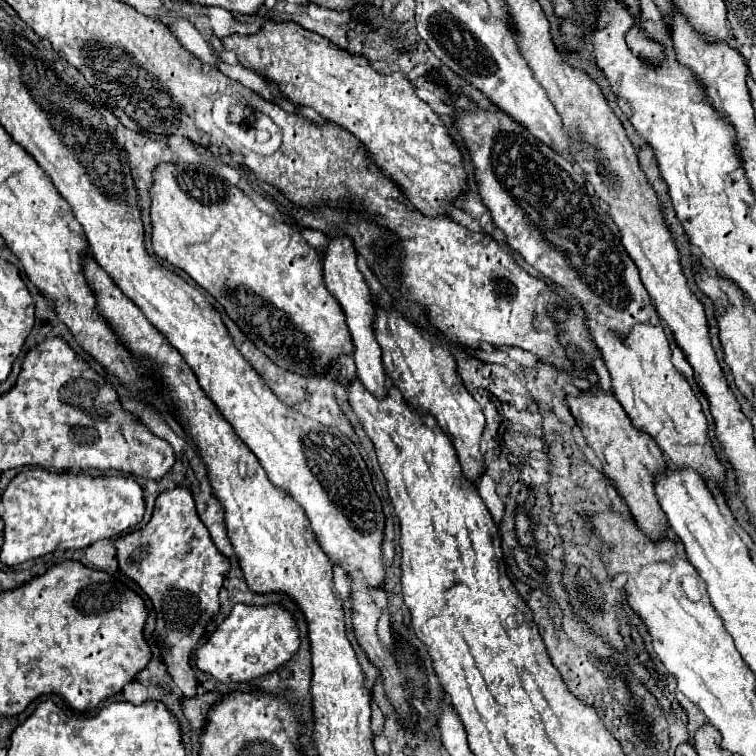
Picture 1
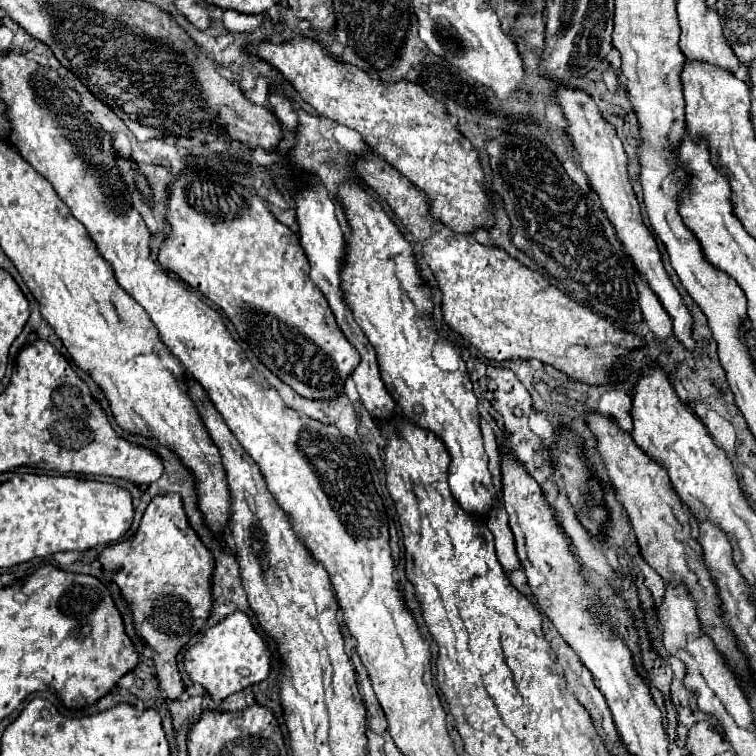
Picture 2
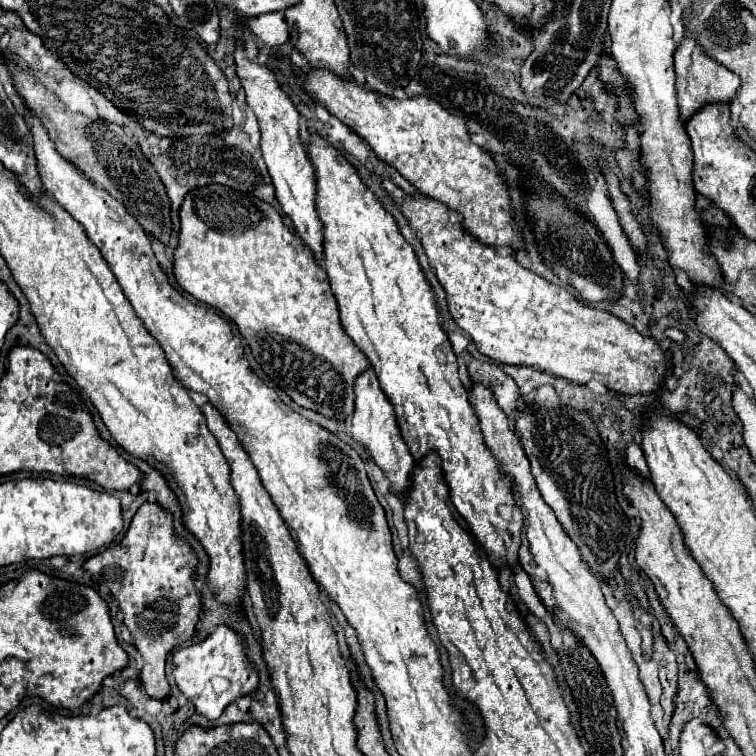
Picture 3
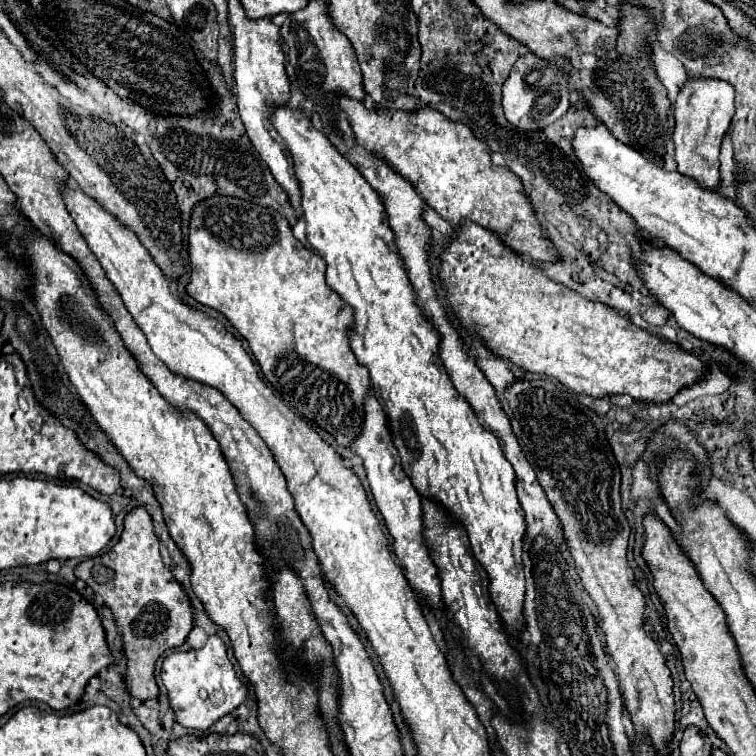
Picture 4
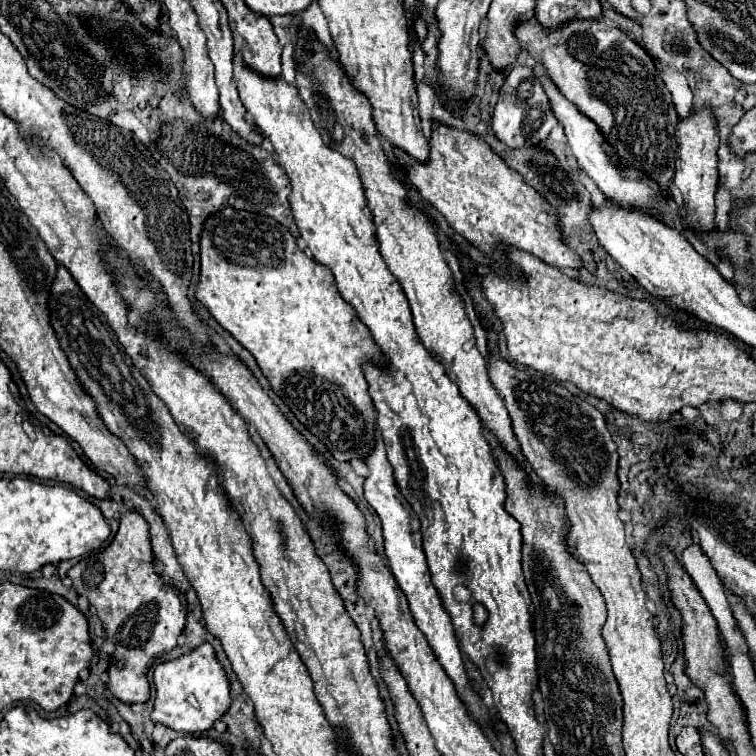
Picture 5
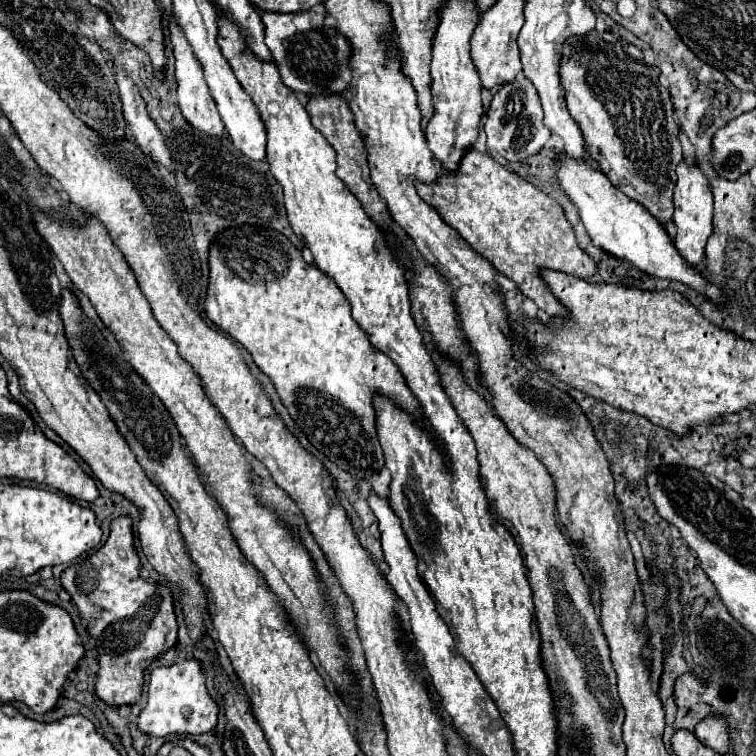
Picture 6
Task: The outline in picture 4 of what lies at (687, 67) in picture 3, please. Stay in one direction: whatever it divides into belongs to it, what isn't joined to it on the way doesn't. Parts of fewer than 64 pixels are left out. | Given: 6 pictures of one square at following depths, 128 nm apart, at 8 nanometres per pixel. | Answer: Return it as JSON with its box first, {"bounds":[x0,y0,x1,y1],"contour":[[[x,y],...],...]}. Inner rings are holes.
{"bounds":[672,78,734,188],"contour":[[[692,78],[684,82],[682,90],[676,96],[674,102],[674,118],[676,118],[676,128],[672,134],[672,140],[676,144],[676,162],[678,162],[678,172],[692,176],[706,188],[718,188],[720,180],[720,142],[730,126],[730,120],[734,116],[734,88],[732,84],[718,80],[718,78]]]}

